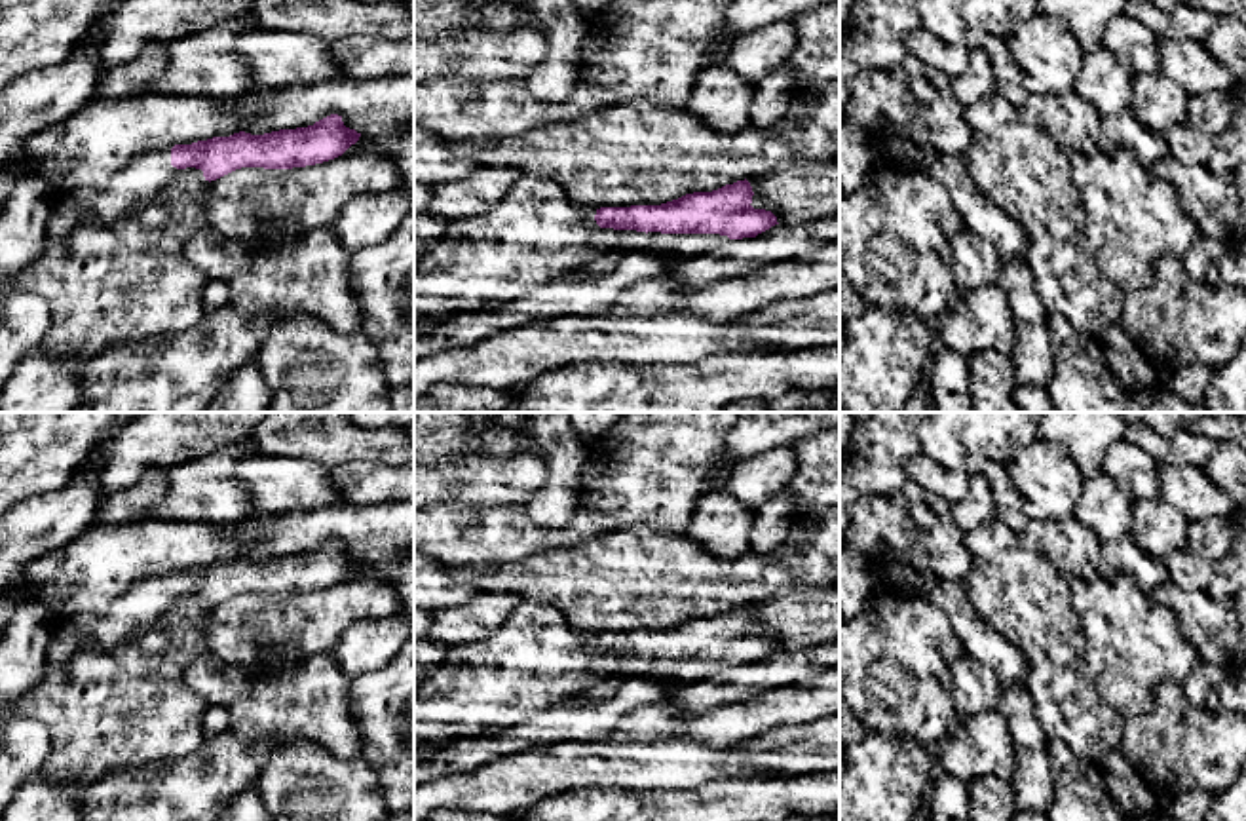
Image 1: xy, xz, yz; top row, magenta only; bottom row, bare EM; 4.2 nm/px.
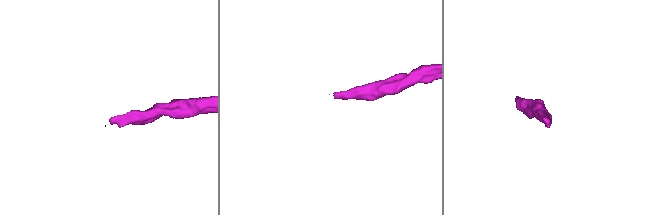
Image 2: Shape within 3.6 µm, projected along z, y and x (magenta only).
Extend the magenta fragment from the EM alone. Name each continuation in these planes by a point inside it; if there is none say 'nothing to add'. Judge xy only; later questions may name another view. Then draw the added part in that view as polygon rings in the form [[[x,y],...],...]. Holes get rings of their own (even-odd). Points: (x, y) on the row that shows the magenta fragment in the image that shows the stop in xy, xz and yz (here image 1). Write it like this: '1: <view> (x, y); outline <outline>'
1: xy (139, 183); outline [[[171,150],[139,154],[104,188],[57,192],[47,232],[65,238],[76,226],[120,224],[180,181],[182,171],[171,165]]]

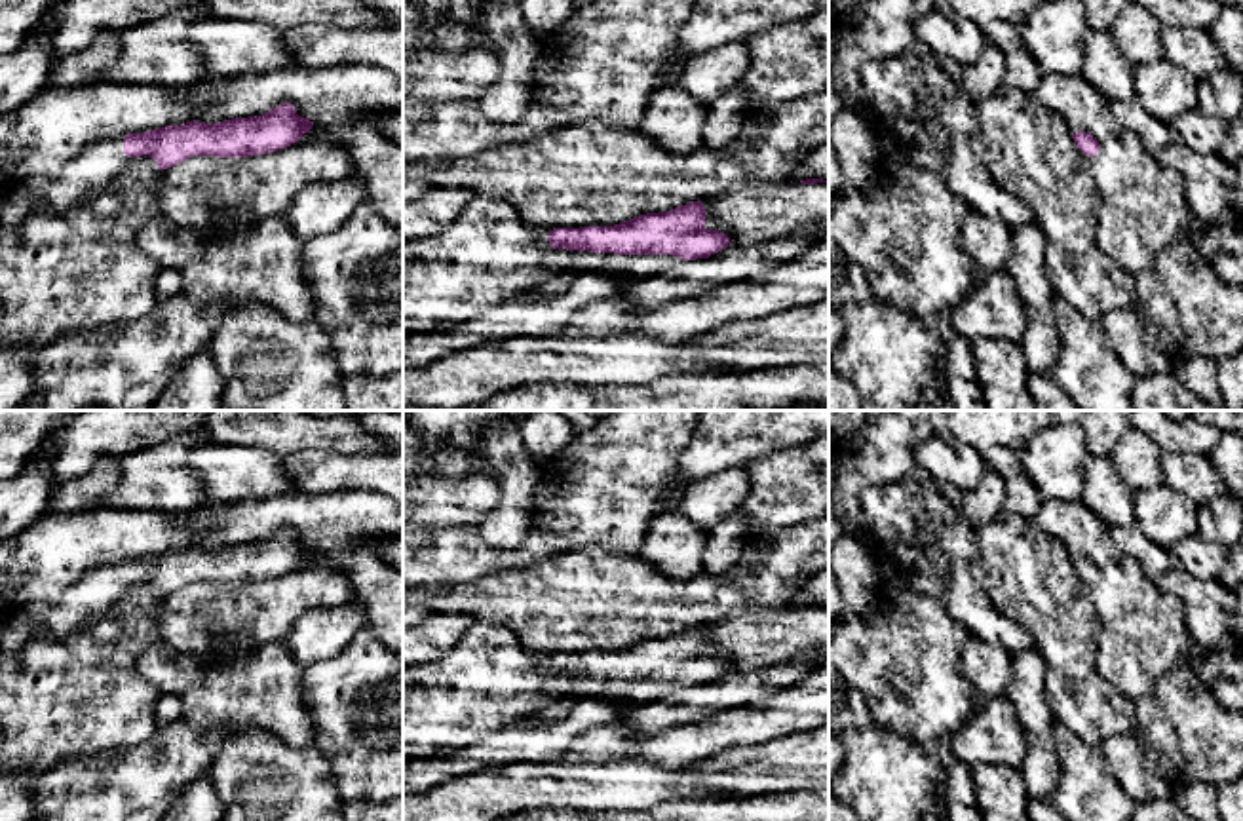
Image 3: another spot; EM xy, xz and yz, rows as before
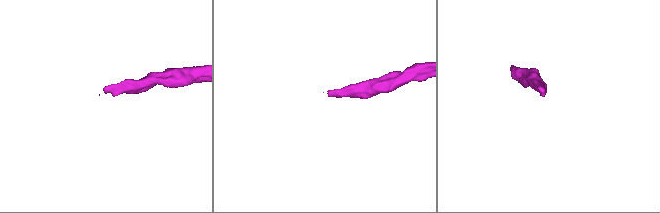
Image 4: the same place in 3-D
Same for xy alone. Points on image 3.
1: xy (92, 171); outline [[[124,139],[91,143],[57,177],[10,181],[0,220],[17,226],[29,215],[72,213],[133,169],[135,160],[124,154]]]

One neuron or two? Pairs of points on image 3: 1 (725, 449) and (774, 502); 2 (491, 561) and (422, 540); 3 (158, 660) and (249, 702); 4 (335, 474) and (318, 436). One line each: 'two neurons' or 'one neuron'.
1: two neurons
2: one neuron
3: one neuron
4: two neurons

